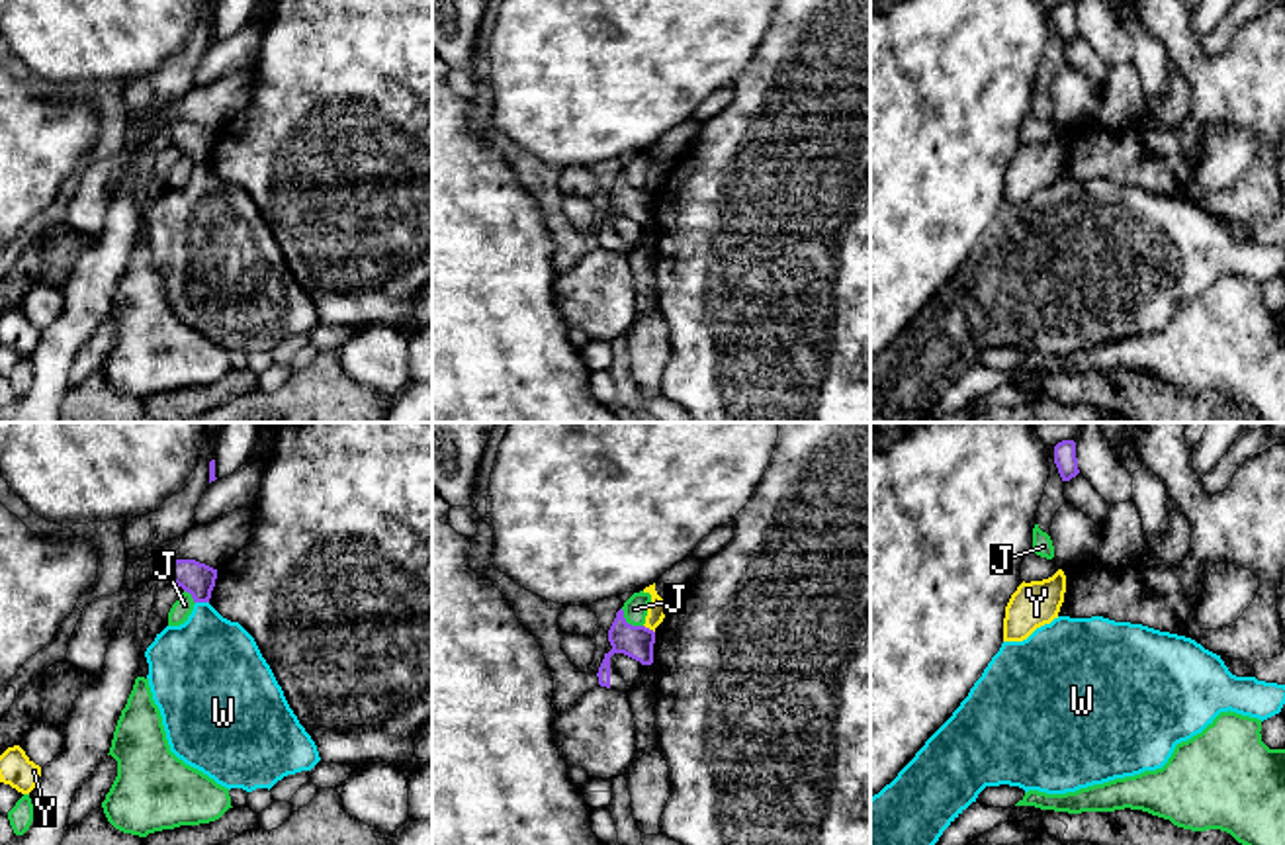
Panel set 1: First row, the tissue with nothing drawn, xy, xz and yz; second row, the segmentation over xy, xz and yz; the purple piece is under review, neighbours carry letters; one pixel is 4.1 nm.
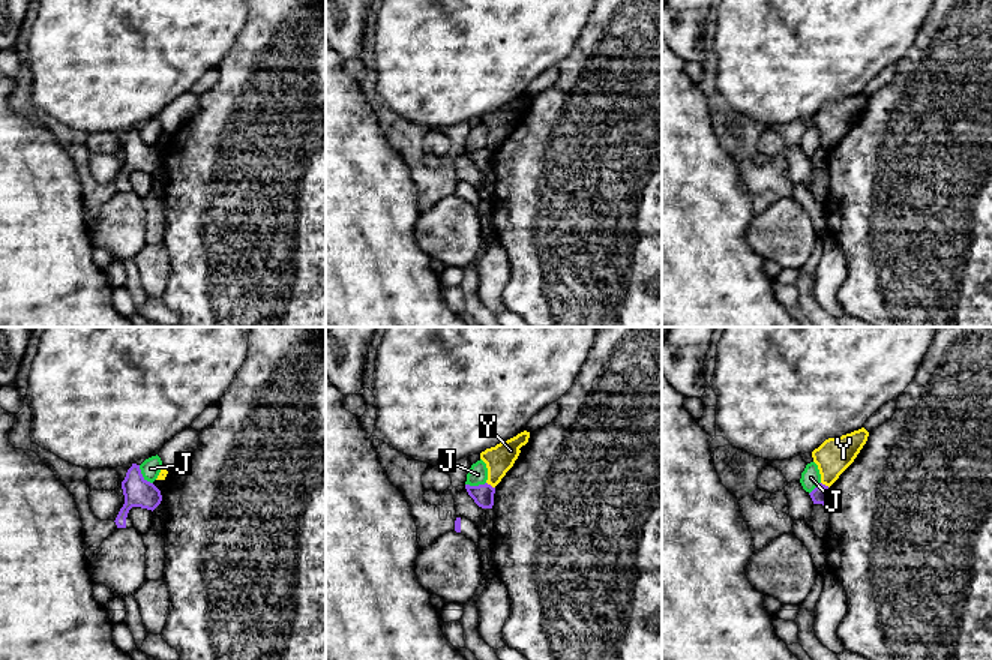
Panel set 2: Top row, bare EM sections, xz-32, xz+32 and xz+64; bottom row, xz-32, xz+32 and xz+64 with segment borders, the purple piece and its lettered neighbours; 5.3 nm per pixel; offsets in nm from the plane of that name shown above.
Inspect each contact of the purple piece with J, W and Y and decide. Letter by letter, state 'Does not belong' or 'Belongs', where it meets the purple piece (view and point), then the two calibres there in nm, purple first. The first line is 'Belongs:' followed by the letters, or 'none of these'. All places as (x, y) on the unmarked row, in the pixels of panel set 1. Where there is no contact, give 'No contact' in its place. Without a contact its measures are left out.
Belongs: none of these
J: Does not belong. Touches purple at xz (626, 184). Thickness 140 nm (purple) against 100 nm
W: Does not belong. Touches purple at xy (202, 163). Thickness 140 nm (purple) against 380 nm
Y: Does not belong. Touches purple at xz (648, 190). Thickness 140 nm (purple) against 80 nm

